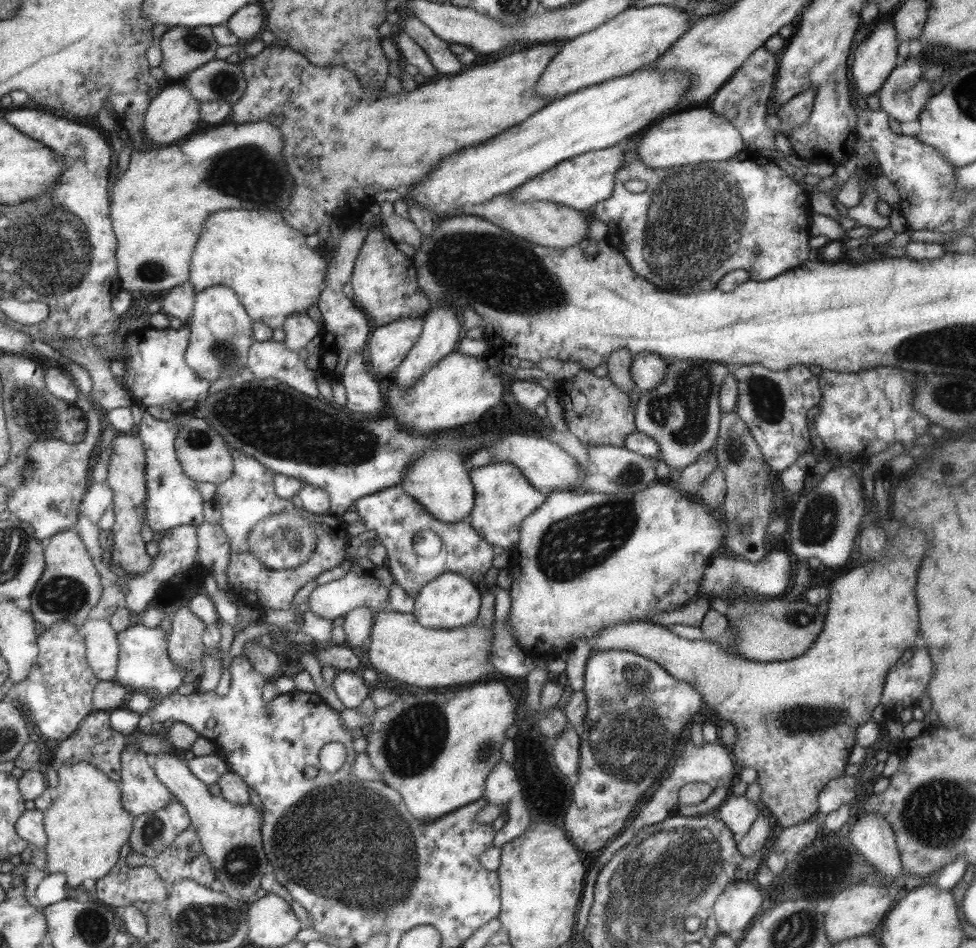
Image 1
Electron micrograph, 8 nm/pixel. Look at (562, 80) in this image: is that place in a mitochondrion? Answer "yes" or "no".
no

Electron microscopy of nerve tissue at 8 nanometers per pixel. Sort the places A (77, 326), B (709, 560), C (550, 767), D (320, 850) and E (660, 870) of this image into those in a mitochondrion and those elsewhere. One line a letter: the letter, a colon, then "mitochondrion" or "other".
A: other
B: other
C: other
D: mitochondrion
E: mitochondrion

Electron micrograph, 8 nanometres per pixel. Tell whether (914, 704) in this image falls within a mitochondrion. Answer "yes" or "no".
no

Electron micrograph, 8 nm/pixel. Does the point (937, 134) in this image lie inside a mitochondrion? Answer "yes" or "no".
no

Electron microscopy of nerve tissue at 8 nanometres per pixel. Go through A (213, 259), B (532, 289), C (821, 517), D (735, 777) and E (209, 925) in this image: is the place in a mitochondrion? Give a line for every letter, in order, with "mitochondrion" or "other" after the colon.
A: other
B: mitochondrion
C: mitochondrion
D: other
E: mitochondrion

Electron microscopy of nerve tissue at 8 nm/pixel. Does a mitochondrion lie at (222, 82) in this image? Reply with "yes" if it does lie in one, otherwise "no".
yes

